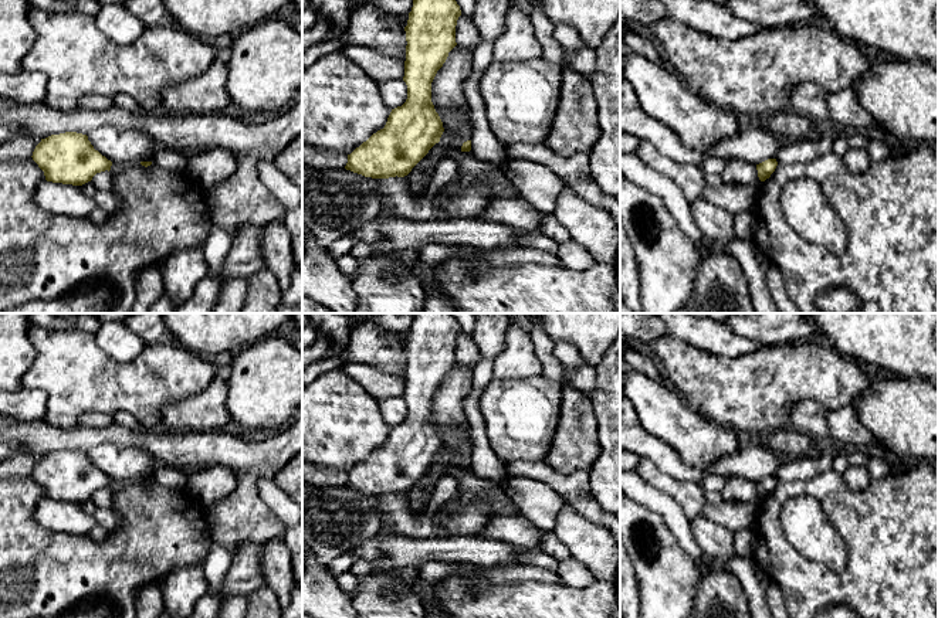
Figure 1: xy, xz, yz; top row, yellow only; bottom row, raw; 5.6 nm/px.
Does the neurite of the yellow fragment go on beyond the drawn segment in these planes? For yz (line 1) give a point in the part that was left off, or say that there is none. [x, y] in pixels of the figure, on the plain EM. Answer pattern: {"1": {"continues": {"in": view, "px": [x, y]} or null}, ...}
{"1": {"continues": null}}

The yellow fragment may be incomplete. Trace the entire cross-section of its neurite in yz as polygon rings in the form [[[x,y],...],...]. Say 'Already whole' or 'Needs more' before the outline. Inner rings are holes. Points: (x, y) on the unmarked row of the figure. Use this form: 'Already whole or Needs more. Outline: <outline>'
Already whole. Outline: [[[768,476],[768,478],[756,482],[759,498],[765,499],[766,496],[769,496],[771,492],[775,489],[776,483],[778,483],[776,476]]]

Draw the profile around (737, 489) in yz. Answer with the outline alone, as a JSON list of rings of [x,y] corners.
[[[731,478],[721,490],[721,495],[722,499],[728,502],[761,502],[756,482],[748,481],[745,478]]]

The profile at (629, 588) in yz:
[[[620,539],[620,615],[623,618],[641,618],[640,587],[626,547]]]

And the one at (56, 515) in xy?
[[[44,499],[34,516],[45,529],[75,534],[89,534],[96,524],[94,515],[87,513],[79,503],[53,499]]]

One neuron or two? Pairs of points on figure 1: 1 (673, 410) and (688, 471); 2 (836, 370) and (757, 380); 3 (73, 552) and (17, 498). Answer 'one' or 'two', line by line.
1: two
2: one
3: one

